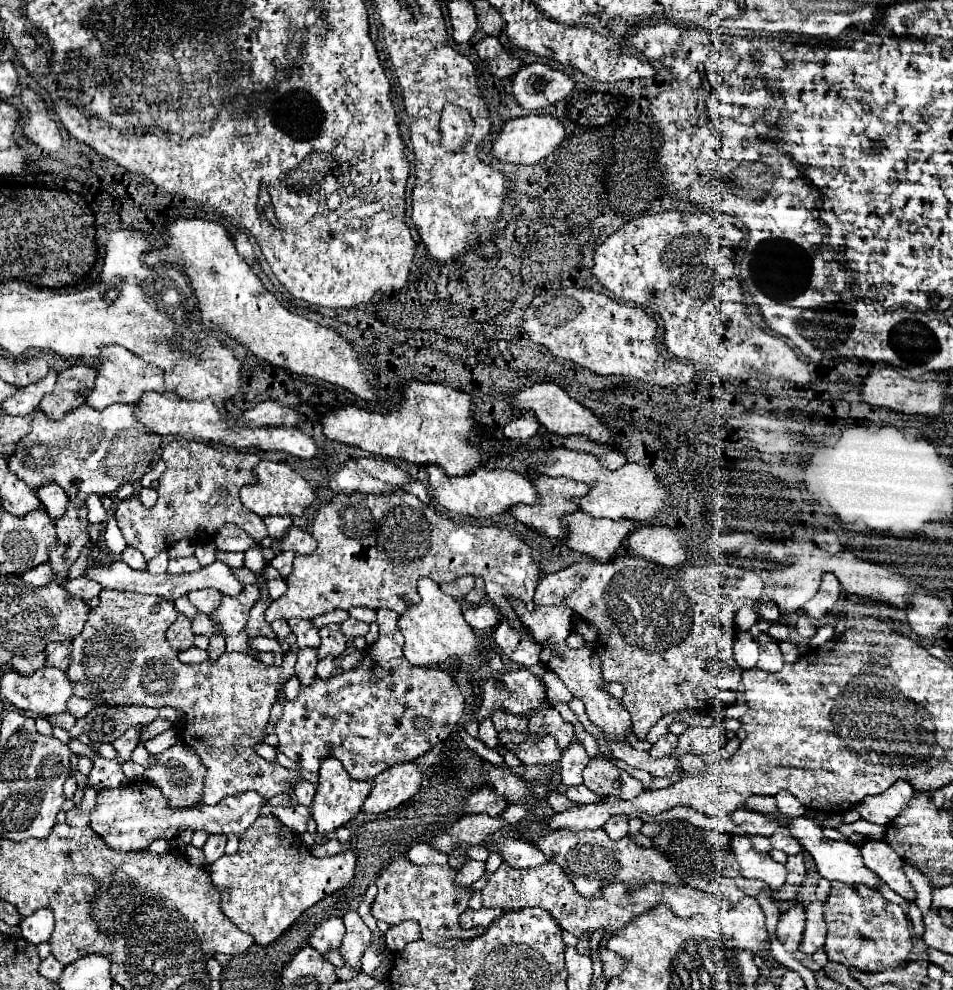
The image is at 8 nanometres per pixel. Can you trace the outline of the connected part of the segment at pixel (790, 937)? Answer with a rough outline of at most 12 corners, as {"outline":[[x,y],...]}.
{"outline":[[797,903],[779,915],[777,939],[795,953],[805,931]]}

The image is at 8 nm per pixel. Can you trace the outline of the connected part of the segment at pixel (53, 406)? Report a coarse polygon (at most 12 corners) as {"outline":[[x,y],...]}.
{"outline":[[75,365],[59,371],[53,393],[39,409],[49,419],[65,417],[85,403],[95,369]]}

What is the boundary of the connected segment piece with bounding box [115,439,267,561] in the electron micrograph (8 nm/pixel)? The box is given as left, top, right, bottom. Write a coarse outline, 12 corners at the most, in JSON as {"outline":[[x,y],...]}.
{"outline":[[173,439],[157,505],[117,505],[129,547],[149,561],[225,523],[257,543],[261,517],[239,501],[257,453]]}

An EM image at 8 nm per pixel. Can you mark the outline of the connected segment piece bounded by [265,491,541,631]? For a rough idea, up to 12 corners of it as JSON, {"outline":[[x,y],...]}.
{"outline":[[405,491],[335,495],[269,623],[357,605],[403,613],[419,577],[485,579],[535,607],[541,573],[501,527]]}

